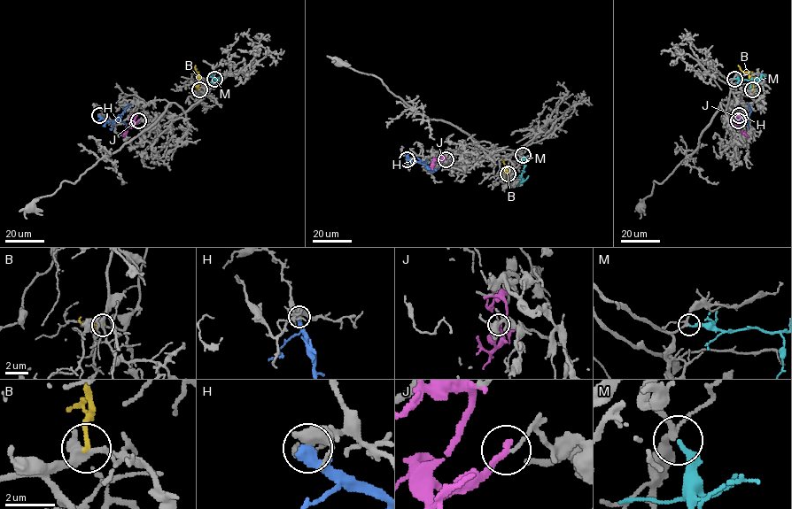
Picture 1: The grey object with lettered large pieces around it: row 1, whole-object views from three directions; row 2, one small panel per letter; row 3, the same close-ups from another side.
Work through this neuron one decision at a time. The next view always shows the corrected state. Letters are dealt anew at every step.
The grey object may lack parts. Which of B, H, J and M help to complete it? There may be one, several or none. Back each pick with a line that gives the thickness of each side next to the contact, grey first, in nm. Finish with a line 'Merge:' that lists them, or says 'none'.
M: 180 nm thick on the grey side, 200 nm on the other
Merge: M

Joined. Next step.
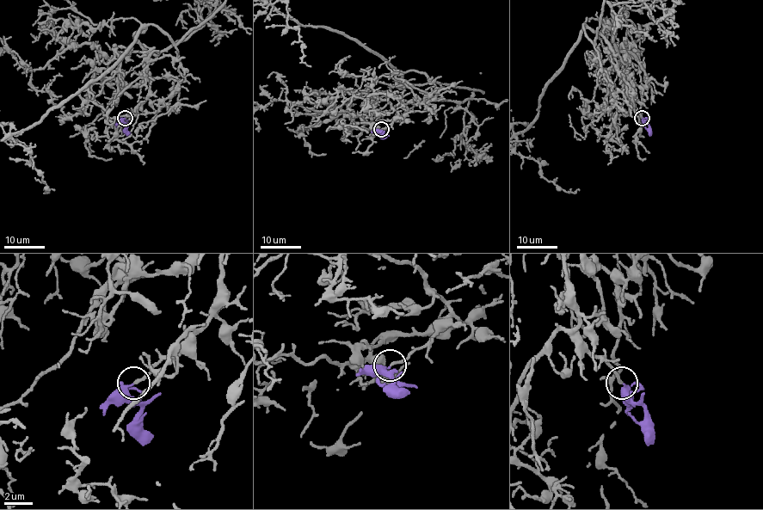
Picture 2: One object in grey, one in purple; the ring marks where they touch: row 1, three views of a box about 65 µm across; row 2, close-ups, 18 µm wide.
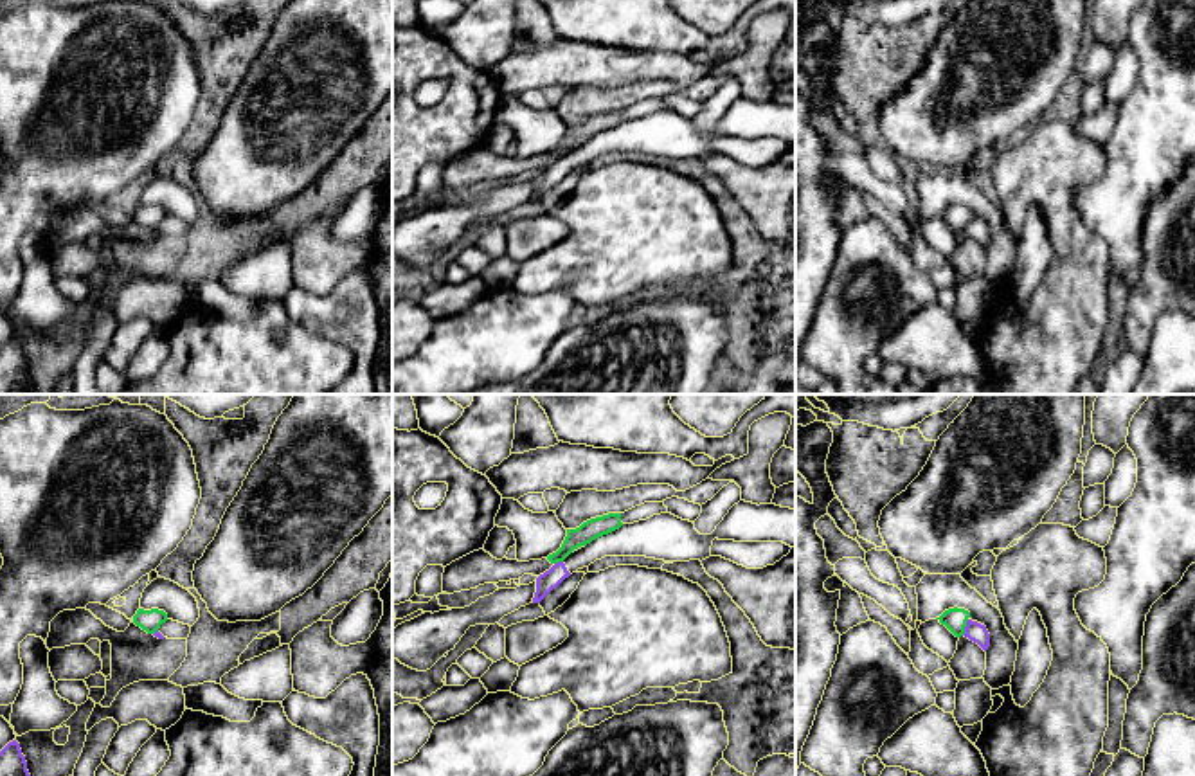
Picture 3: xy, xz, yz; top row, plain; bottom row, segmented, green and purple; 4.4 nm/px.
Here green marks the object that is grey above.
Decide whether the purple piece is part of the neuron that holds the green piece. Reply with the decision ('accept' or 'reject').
reject

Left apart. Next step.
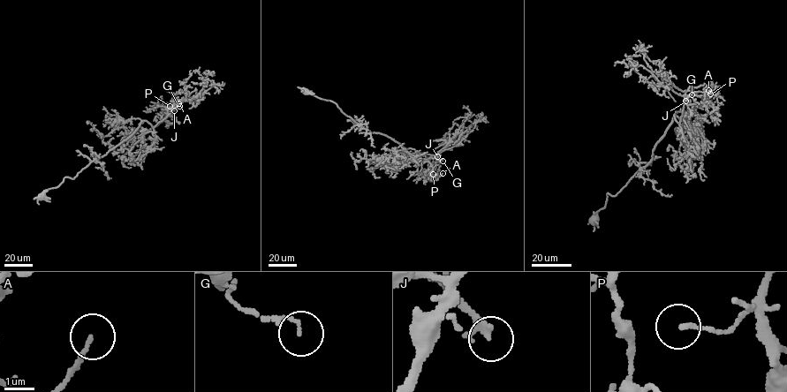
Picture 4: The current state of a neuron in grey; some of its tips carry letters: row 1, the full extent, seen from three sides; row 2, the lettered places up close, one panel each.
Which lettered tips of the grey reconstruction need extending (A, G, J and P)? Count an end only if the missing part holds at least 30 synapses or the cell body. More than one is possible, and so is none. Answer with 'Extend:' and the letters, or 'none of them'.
Extend: J

